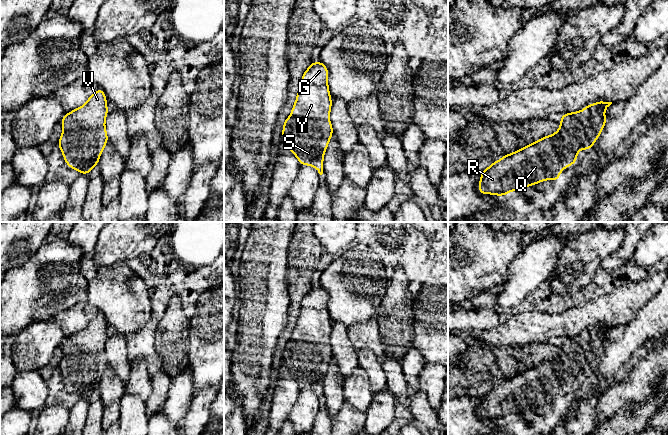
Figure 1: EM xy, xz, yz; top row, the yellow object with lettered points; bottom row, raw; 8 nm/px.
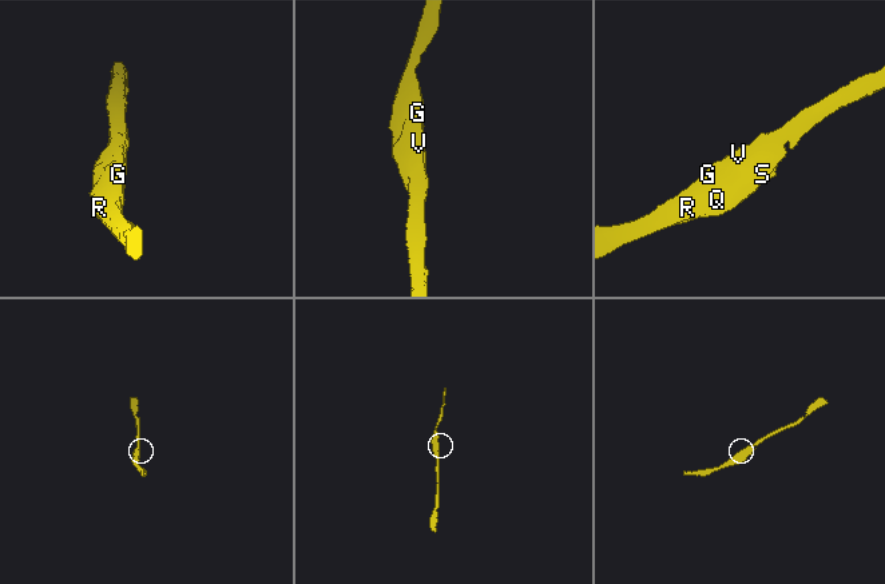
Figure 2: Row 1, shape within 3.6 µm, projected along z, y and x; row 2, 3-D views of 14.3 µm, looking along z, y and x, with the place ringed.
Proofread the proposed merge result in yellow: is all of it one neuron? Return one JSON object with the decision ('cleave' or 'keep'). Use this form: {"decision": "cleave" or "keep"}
{"decision": "keep"}

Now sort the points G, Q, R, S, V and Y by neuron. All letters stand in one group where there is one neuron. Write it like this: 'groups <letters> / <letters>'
groups G Q R S V Y

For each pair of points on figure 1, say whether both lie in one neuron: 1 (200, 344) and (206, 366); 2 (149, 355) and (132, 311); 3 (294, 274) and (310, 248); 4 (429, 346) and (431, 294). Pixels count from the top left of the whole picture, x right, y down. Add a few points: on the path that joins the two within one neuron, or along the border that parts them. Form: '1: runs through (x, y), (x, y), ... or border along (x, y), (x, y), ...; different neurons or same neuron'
1: runs through (205, 349), (206, 361); same neuron
2: border along (152, 314), (151, 318), (142, 327), (127, 337); different neurons
3: runs through (301, 269), (305, 255); same neuron
4: runs through (431, 333), (431, 307); same neuron

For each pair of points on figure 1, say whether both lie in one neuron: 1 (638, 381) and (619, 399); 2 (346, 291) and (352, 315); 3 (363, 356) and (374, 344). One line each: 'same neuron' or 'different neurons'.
1: same neuron
2: same neuron
3: different neurons

